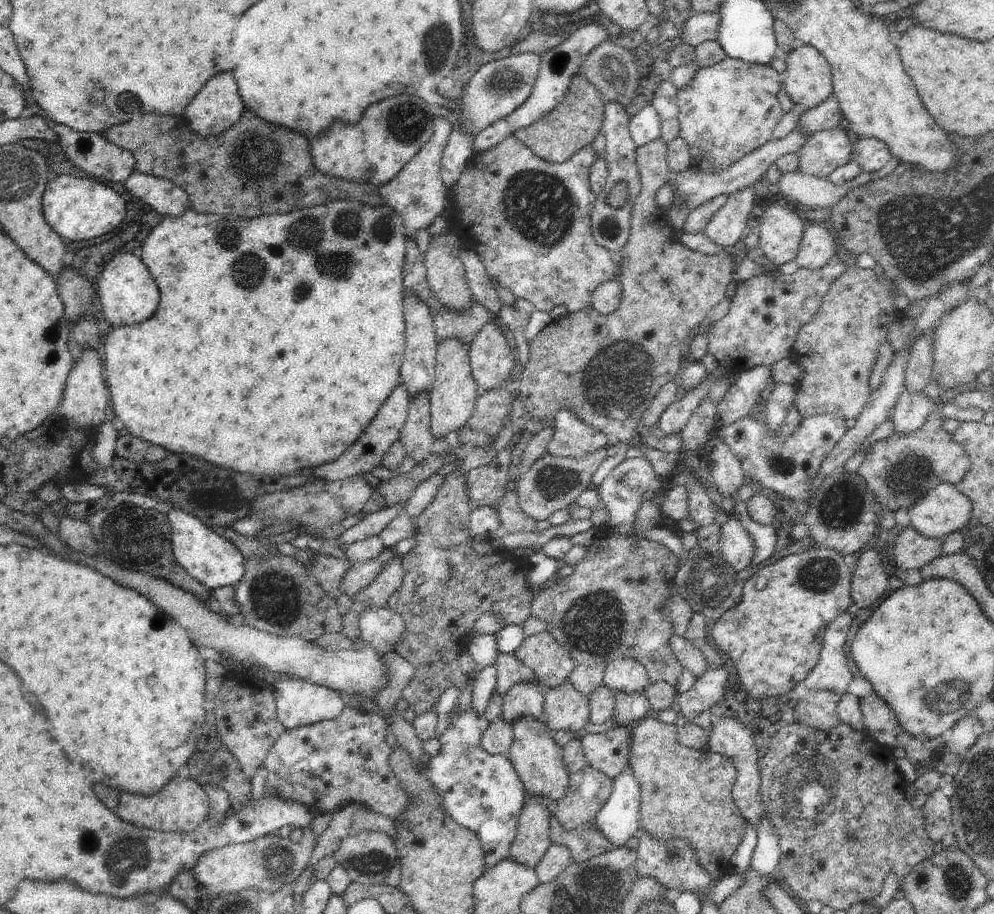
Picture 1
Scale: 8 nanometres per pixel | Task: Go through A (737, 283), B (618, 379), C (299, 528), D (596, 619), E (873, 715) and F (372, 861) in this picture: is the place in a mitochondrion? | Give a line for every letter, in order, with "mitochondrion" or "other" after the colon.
A: other
B: mitochondrion
C: other
D: mitochondrion
E: other
F: mitochondrion

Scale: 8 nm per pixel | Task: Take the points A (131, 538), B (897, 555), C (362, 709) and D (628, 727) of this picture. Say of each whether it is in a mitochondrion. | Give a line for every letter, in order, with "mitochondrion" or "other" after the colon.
A: mitochondrion
B: other
C: other
D: other

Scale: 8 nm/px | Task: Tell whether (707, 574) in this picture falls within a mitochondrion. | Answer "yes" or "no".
yes

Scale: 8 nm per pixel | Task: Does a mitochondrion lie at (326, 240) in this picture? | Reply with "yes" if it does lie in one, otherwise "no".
yes

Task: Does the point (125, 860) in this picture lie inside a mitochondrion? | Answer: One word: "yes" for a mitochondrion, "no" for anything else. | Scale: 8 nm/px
yes

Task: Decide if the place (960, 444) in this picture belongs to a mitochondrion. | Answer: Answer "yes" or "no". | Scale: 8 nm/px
no

